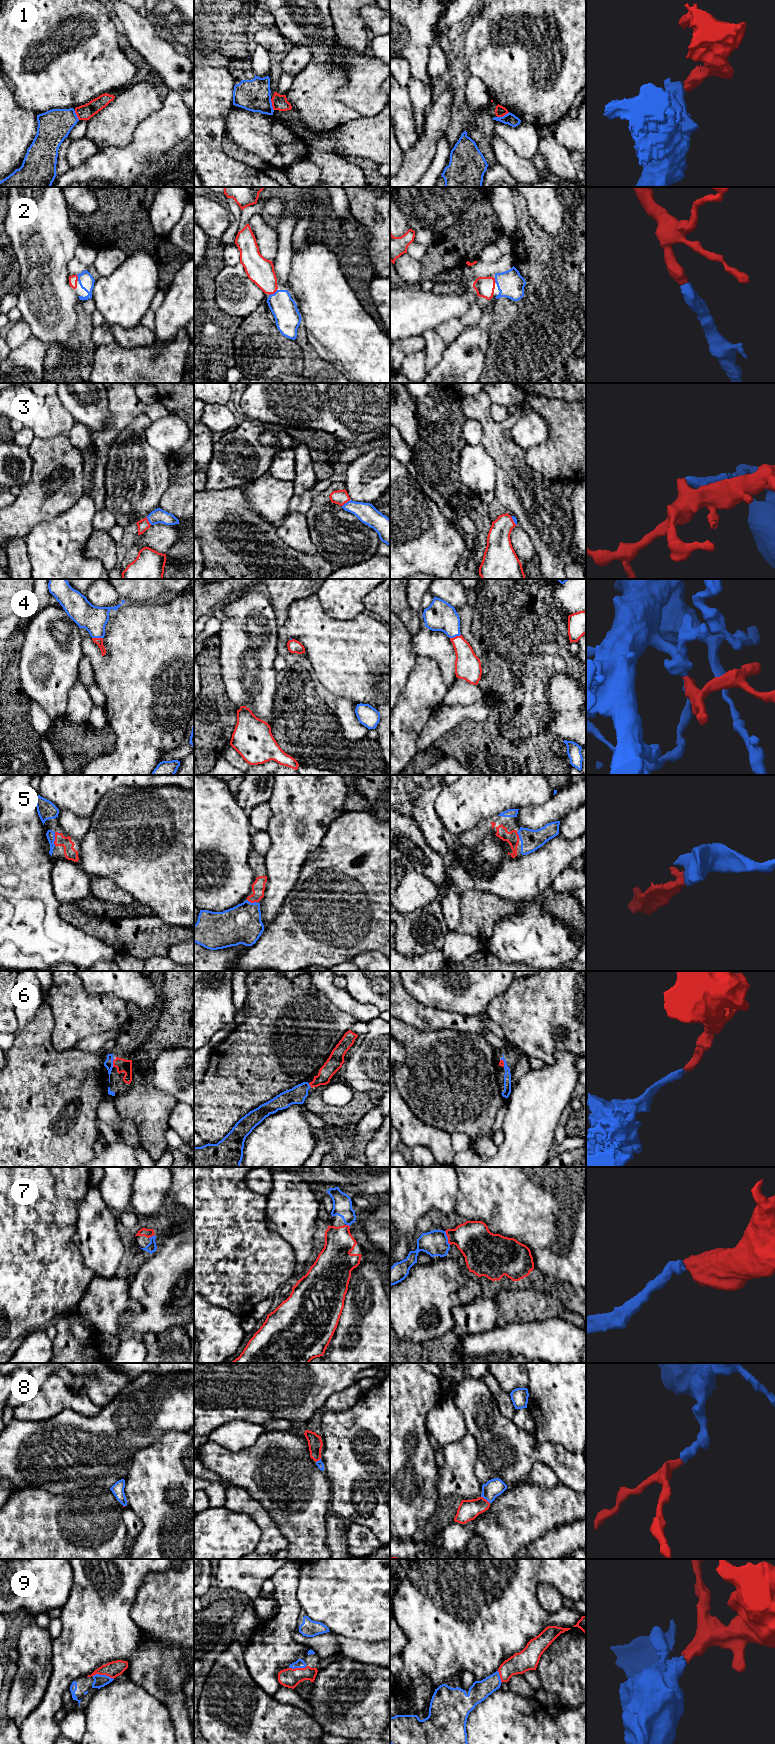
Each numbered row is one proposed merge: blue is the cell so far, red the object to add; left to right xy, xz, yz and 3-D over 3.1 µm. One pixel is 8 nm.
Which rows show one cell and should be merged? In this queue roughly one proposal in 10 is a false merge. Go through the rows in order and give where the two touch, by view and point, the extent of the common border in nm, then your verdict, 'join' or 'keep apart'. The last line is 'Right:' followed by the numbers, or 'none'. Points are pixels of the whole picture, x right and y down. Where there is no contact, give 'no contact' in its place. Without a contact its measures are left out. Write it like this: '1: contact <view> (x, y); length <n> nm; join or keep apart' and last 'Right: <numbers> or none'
1: contact yz (504, 115); length 110 nm; join
2: contact xz (274, 293); length 80 nm; join
3: contact xz (347, 502); length 90 nm; join
4: contact xy (97, 637); length 90 nm; join
5: contact xy (54, 839); length 110 nm; join
6: contact xy (112, 1063); length 70 nm; join
7: contact yz (447, 1238); length 120 nm; join
8: contact yz (485, 1498); length 90 nm; join
9: contact xy (103, 1675); length 180 nm; join
Right: 1, 2, 3, 4, 5, 6, 7, 8, 9

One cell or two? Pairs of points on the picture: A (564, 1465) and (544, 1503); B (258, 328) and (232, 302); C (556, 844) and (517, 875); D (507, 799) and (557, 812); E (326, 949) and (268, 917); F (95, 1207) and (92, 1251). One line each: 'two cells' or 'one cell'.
A: two cells
B: two cells
C: one cell
D: two cells
E: two cells
F: one cell

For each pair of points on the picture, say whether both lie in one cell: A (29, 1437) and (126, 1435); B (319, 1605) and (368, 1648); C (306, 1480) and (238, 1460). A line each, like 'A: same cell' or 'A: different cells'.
A: same cell
B: different cells
C: same cell

